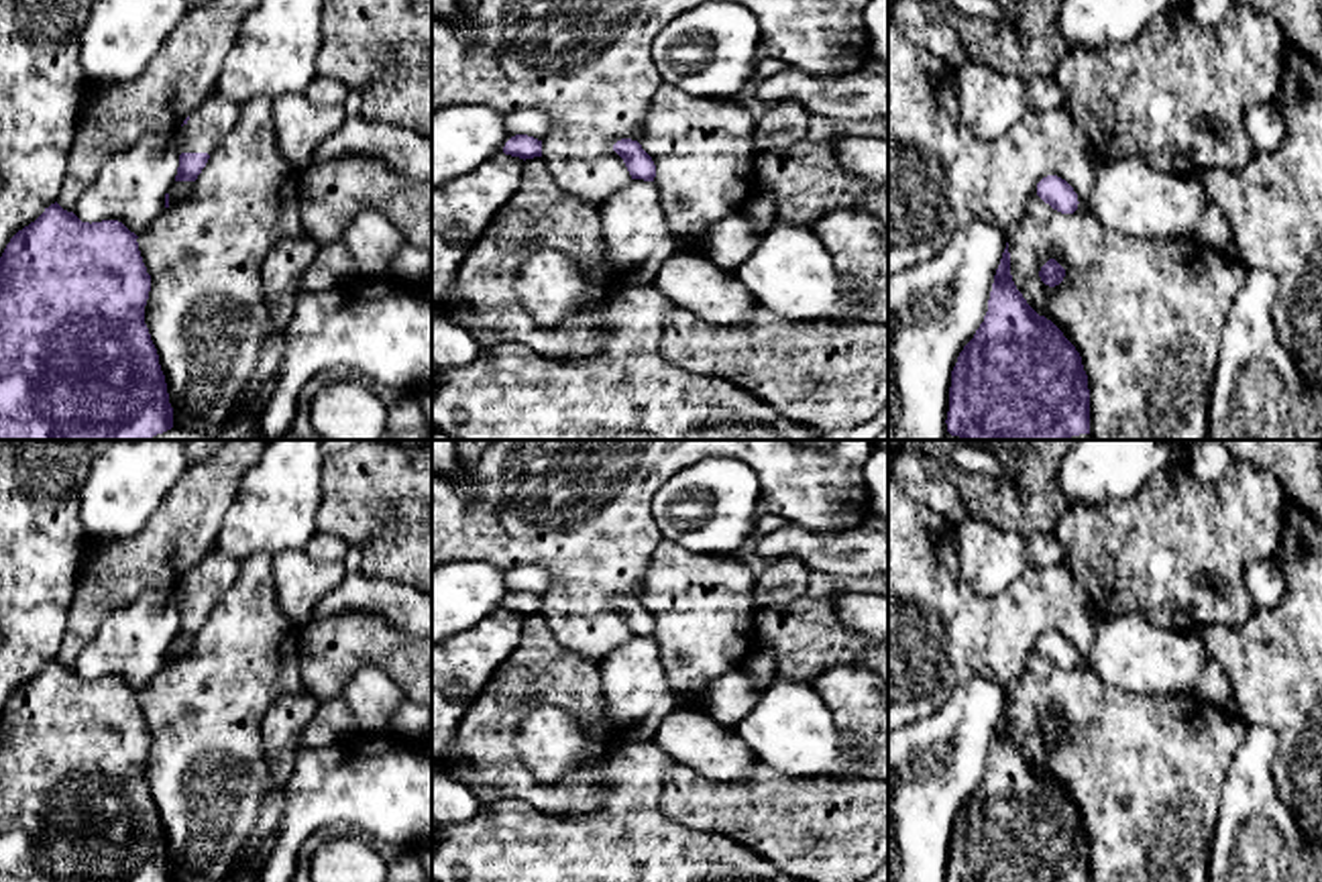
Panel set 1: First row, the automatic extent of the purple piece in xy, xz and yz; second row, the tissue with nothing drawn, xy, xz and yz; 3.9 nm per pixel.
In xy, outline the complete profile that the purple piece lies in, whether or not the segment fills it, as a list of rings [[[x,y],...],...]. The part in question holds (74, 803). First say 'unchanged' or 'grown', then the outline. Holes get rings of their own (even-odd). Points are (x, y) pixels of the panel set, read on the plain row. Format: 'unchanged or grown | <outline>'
unchanged | [[[57,658],[10,695],[0,713],[0,882],[173,882],[165,831],[145,780],[151,731],[143,719],[136,695],[118,676],[81,678]]]

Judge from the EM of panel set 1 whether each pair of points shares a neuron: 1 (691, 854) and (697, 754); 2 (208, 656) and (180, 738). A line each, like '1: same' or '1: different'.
1: different
2: same

